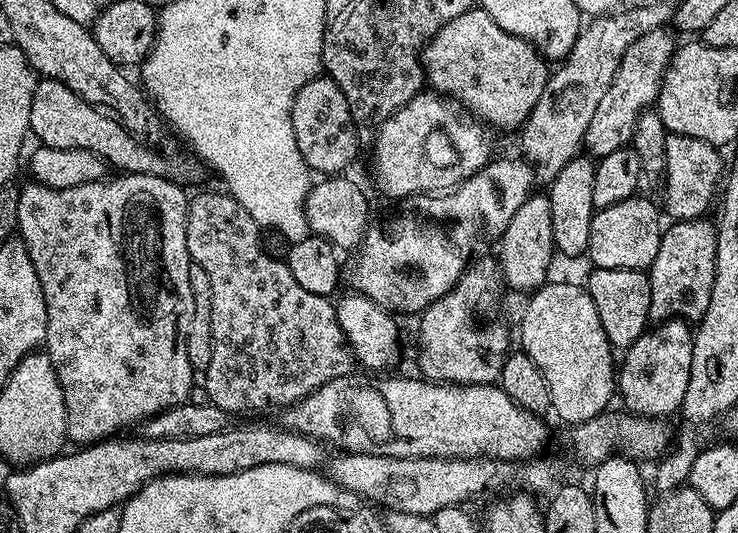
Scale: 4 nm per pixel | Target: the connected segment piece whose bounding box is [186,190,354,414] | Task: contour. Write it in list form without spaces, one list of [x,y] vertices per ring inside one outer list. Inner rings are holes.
[[[227,191],[200,192],[197,196],[193,195],[188,201],[188,221],[186,222],[188,254],[191,263],[202,266],[202,270],[206,270],[206,275],[210,278],[210,294],[212,295],[210,298],[210,326],[214,330],[214,354],[210,357],[210,366],[203,369],[202,383],[209,391],[211,403],[229,414],[235,414],[235,412],[264,412],[267,408],[283,410],[291,404],[296,404],[314,390],[326,386],[326,382],[349,375],[354,368],[352,347],[344,339],[342,326],[338,326],[335,303],[327,296],[310,294],[310,290],[302,290],[302,286],[298,286],[294,274],[290,274],[287,263],[283,259],[275,260],[274,257],[267,256],[260,249],[260,235],[262,235],[260,225],[254,222],[254,218],[250,218],[250,214],[246,214],[243,206]]]

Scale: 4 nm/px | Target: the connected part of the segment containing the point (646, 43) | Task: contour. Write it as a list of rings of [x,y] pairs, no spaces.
[[[663,27],[642,34],[642,38],[635,40],[622,56],[622,62],[614,74],[614,82],[610,82],[606,94],[602,94],[598,102],[598,110],[594,110],[594,118],[590,118],[590,126],[586,126],[583,147],[593,157],[614,154],[614,150],[629,147],[638,118],[643,112],[649,111],[660,97],[660,87],[668,63],[671,62],[678,47],[678,40],[675,40],[677,37],[668,31],[667,27]]]

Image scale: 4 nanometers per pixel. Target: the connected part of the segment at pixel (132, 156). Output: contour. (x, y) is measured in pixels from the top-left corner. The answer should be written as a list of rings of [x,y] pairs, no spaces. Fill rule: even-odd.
[[[37,79],[34,98],[30,102],[30,118],[28,127],[33,137],[37,136],[39,143],[45,148],[77,148],[78,150],[90,150],[104,159],[105,165],[112,164],[121,173],[137,172],[138,174],[150,174],[151,176],[168,176],[171,173],[172,164],[164,156],[155,152],[155,147],[149,146],[143,139],[137,138],[124,129],[123,124],[115,116],[101,110],[94,104],[86,103],[81,96],[74,94],[62,82],[57,80]]]

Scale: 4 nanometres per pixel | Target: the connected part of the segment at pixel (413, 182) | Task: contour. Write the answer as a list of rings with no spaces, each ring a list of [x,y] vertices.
[[[422,90],[376,129],[376,139],[370,145],[376,184],[396,202],[424,193],[447,193],[493,159],[487,134],[485,125],[462,110],[457,101]]]

